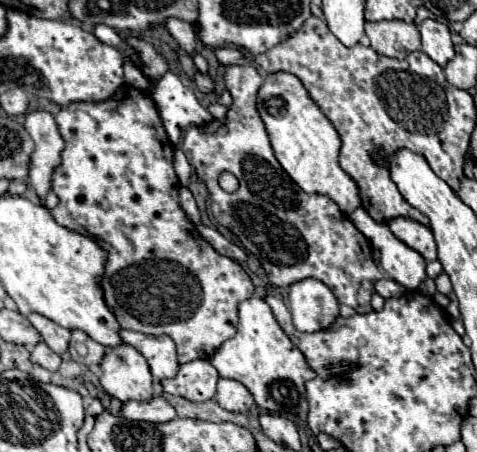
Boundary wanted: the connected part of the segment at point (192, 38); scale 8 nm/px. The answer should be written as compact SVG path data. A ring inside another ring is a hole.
M168 19L166 21L166 29L170 31L170 35L176 39L176 43L190 55L196 53L196 33L192 29L190 23L184 23L180 19Z

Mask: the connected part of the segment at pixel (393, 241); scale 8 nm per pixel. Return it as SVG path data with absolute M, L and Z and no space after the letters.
M362 207L350 215L350 221L354 221L356 229L372 243L374 249L380 251L380 265L386 277L408 289L416 289L426 277L424 257L400 241L388 225L378 225Z

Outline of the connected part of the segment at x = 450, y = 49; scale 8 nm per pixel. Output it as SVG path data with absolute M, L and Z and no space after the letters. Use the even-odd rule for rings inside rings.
M426 19L418 25L418 31L422 35L422 51L440 67L444 67L454 57L454 45L448 25L434 19Z

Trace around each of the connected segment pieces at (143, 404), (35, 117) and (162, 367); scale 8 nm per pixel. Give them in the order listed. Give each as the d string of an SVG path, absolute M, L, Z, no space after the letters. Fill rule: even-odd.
M154 395L150 401L130 401L122 407L122 415L134 421L148 423L166 423L178 417L172 403L162 395Z
M46 111L26 113L24 125L36 145L34 153L30 155L30 185L44 203L46 193L50 191L52 169L60 163L60 151L64 149L64 141L60 137L54 117Z
M122 329L120 335L128 345L138 349L146 357L150 371L156 379L176 377L180 363L176 359L174 341L168 335L144 335L144 333L126 331L126 329Z

